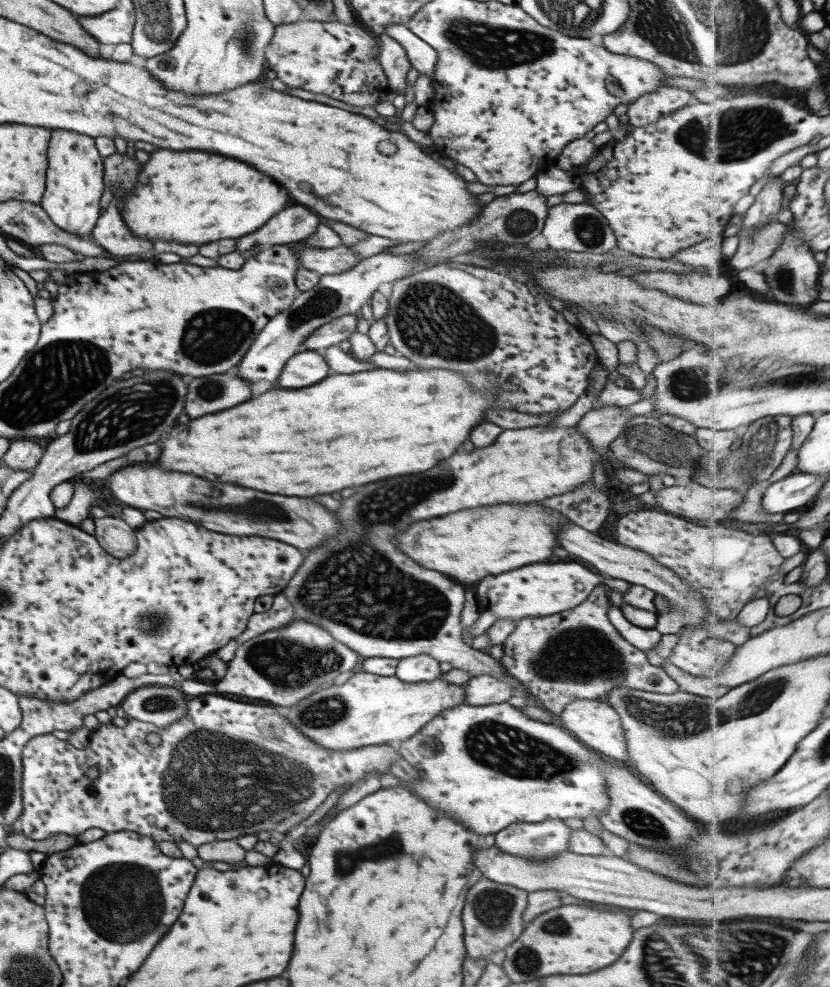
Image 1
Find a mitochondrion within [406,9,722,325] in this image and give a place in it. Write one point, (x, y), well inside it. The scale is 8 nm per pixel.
(488, 47)

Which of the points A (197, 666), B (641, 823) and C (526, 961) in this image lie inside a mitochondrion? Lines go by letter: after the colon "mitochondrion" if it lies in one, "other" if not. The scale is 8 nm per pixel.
A: other
B: mitochondrion
C: mitochondrion

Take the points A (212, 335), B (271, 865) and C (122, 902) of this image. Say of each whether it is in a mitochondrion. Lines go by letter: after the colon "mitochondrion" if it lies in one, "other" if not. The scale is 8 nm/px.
A: mitochondrion
B: other
C: mitochondrion

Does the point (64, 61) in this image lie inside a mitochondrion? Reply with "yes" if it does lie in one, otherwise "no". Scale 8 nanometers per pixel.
no

